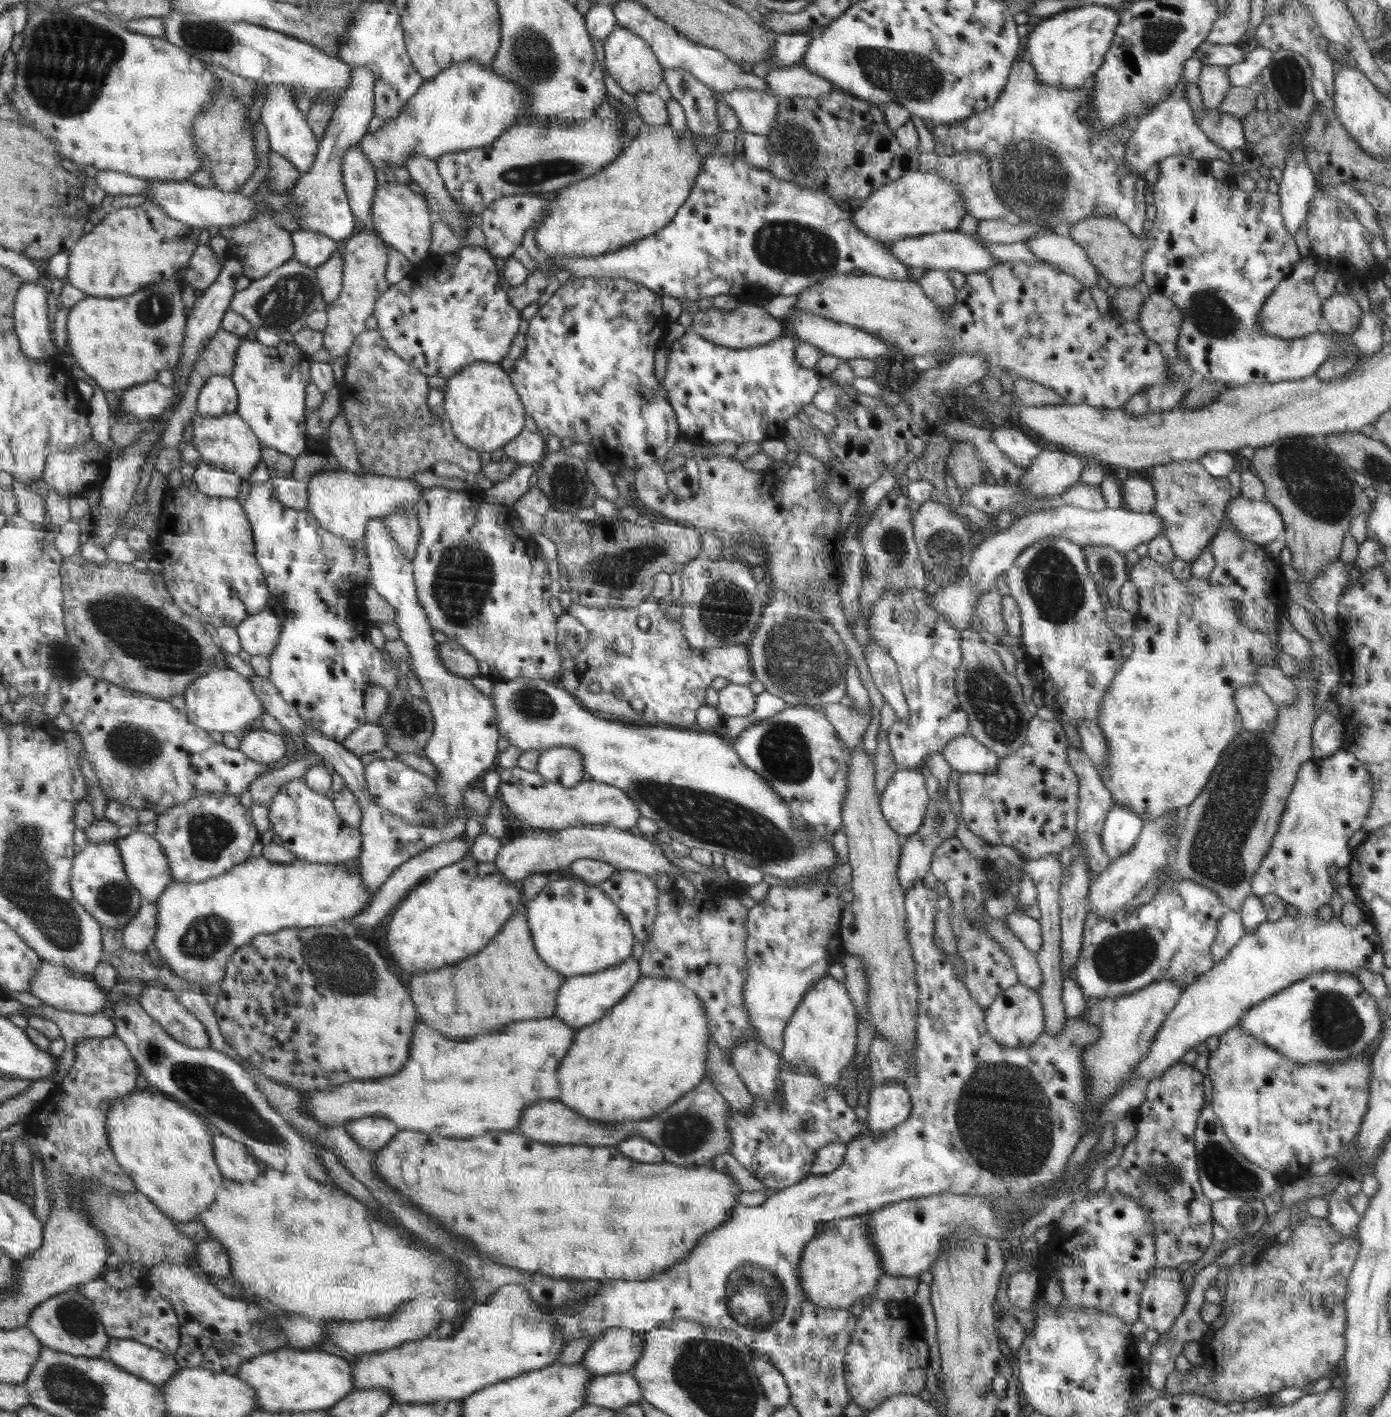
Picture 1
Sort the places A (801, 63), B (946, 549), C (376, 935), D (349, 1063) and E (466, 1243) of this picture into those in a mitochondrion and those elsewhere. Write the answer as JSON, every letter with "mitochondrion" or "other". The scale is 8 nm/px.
{"A":"other","B":"mitochondrion","C":"mitochondrion","D":"other","E":"other"}

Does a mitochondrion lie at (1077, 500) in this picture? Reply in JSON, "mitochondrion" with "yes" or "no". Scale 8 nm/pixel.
{"mitochondrion":"no"}

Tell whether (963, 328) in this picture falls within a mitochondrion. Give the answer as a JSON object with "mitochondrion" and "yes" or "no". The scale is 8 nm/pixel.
{"mitochondrion":"no"}

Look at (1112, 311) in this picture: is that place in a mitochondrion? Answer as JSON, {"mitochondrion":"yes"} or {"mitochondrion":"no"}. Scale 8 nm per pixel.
{"mitochondrion":"no"}

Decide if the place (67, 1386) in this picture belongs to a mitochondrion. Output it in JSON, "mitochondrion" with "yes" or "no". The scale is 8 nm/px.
{"mitochondrion":"yes"}

